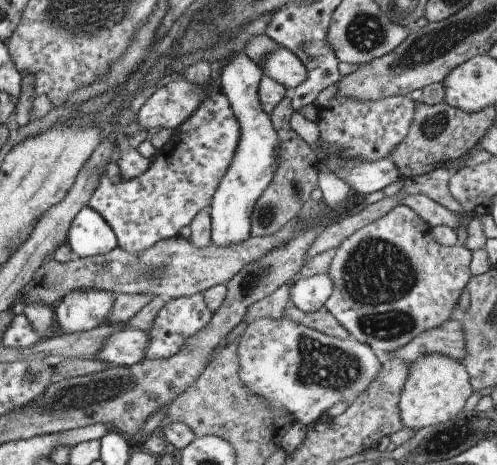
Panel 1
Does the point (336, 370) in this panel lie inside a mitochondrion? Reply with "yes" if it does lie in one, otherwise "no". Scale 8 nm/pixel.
yes

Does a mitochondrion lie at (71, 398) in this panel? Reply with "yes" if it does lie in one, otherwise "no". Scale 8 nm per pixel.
yes

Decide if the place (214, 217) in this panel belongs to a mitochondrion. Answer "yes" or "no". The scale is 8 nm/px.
no

